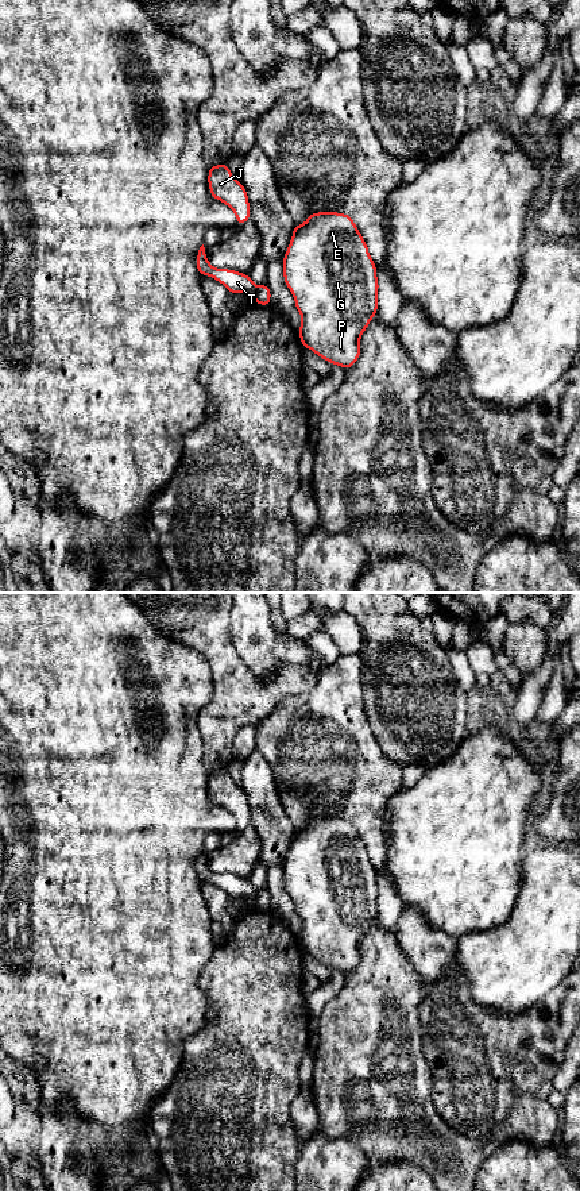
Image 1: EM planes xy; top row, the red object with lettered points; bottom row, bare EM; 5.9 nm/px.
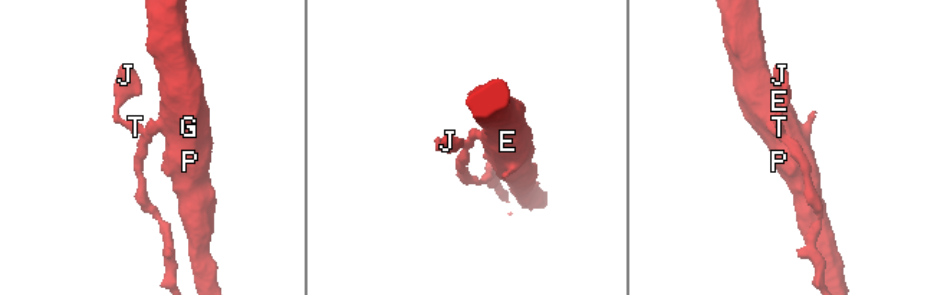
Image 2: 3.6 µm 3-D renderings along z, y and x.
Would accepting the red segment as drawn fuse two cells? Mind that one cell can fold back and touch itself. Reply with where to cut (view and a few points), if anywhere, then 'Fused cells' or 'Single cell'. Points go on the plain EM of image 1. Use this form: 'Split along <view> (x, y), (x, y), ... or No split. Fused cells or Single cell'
Split along xy (256, 891), (256, 902), (262, 904), (265, 909). Fused cells

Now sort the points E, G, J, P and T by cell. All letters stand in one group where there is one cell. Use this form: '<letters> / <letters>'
E G P / J T

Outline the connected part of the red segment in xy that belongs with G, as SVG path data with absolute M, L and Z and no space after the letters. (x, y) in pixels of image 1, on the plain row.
M339 817L310 818L303 829L295 829L291 847L282 866L285 889L290 894L295 913L302 922L298 940L303 953L312 955L330 970L348 975L361 959L360 944L378 917L379 895L376 870L353 824Z

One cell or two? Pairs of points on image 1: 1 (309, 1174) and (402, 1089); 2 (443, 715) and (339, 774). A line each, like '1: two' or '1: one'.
1: two
2: two

